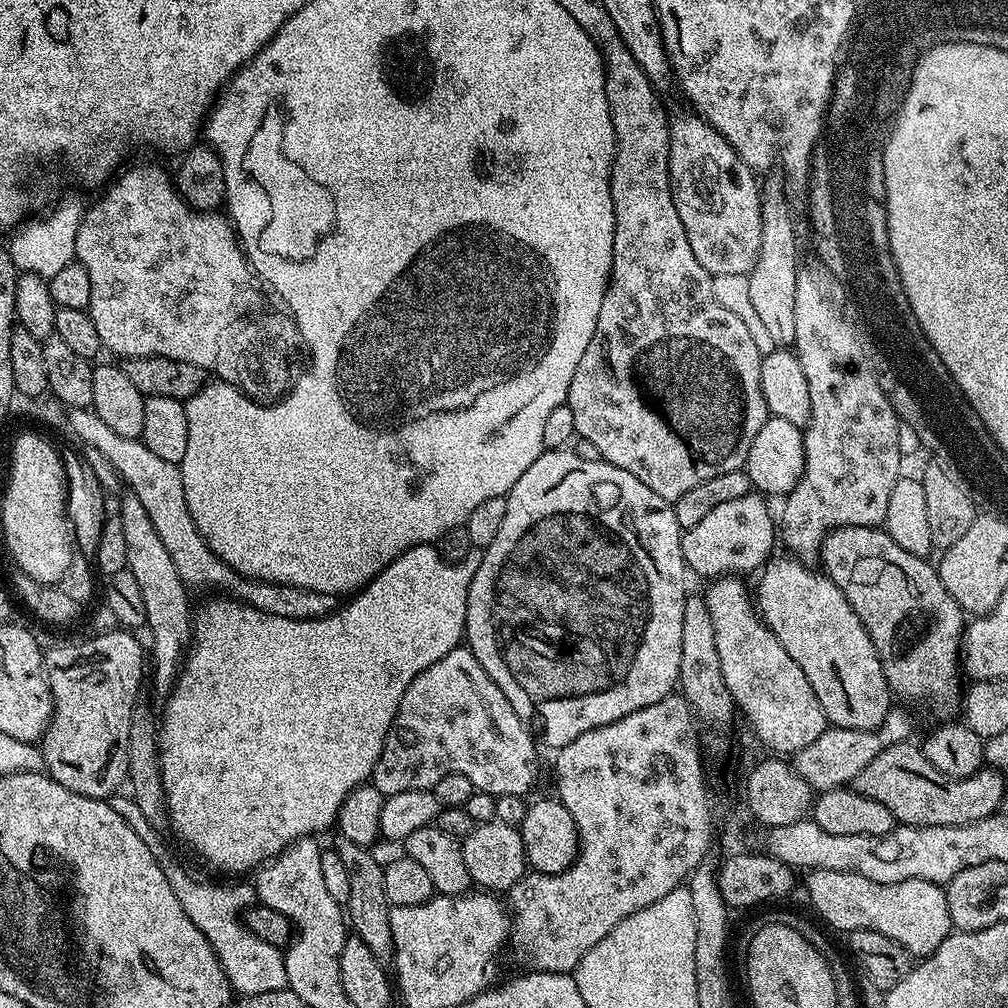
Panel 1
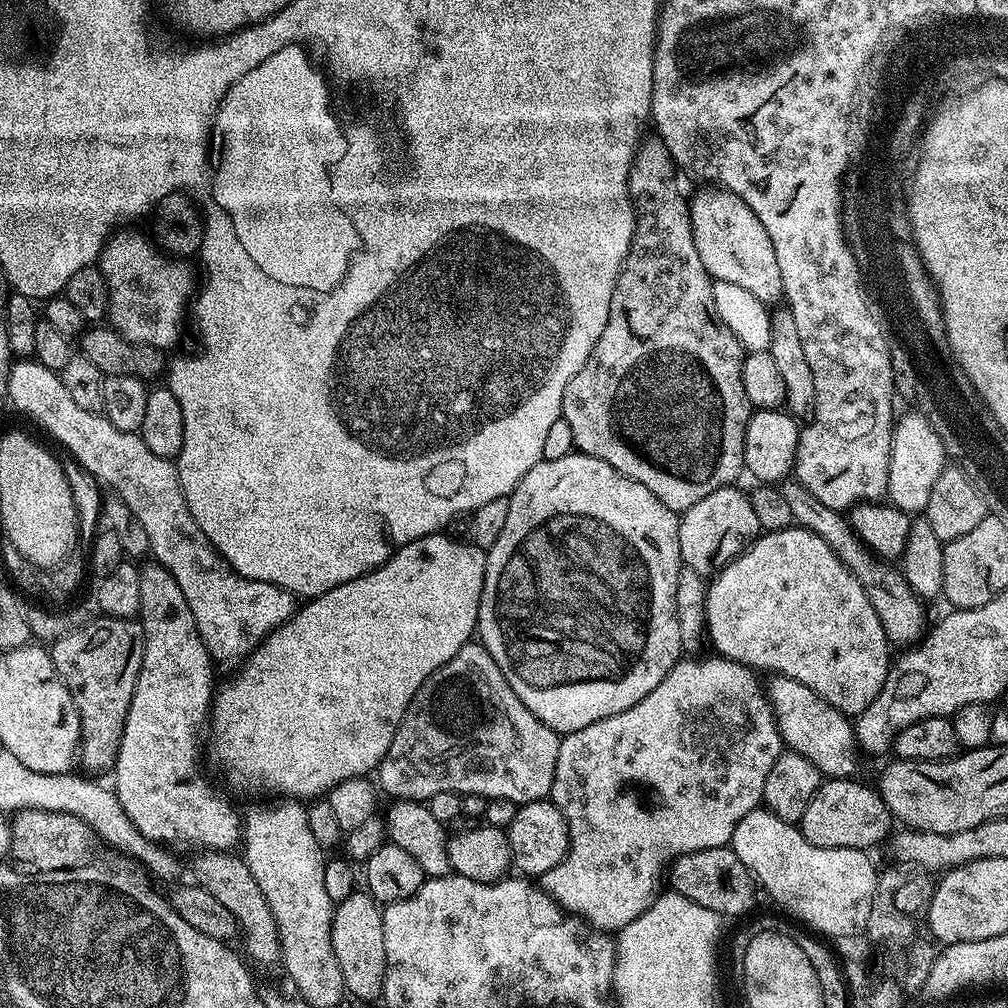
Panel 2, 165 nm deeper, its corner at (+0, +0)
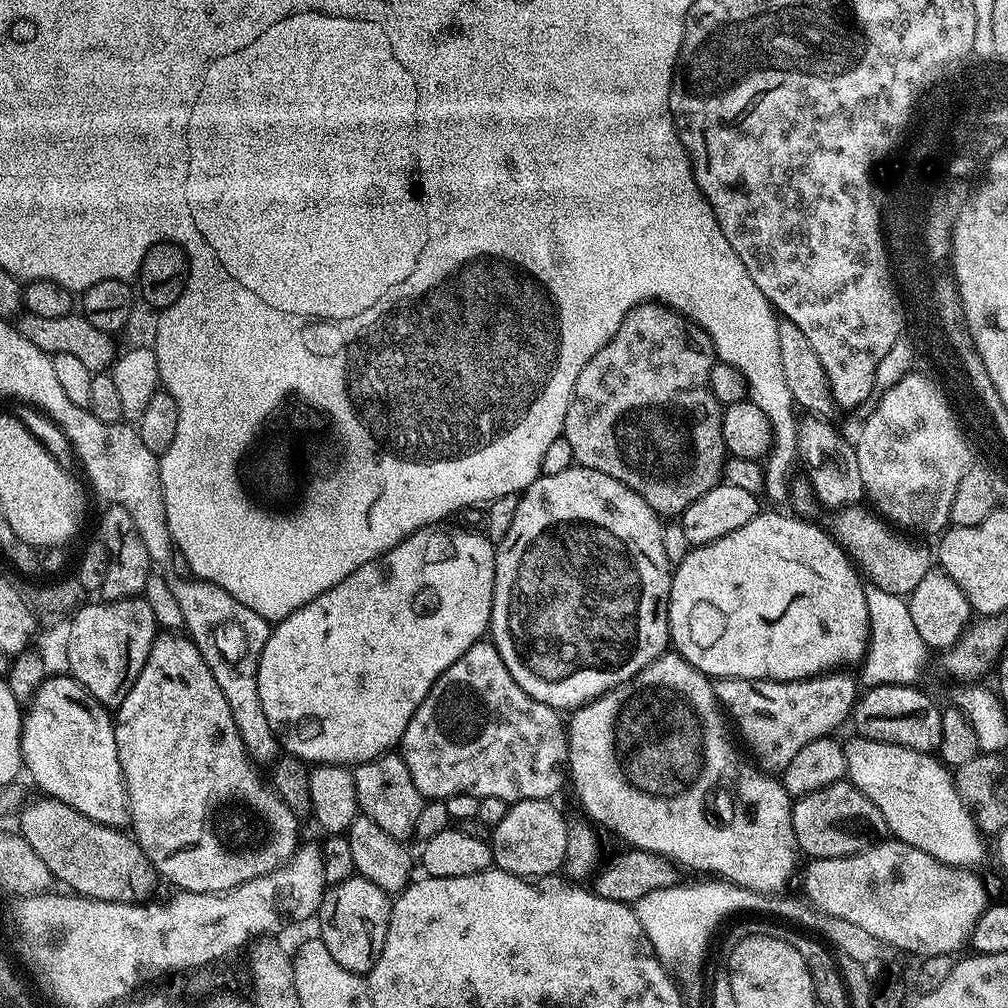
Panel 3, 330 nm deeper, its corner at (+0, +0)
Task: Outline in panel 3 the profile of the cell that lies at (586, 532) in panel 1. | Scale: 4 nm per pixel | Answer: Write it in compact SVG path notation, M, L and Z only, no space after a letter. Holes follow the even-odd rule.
M579 466L562 470L562 474L542 474L529 488L519 493L519 498L518 510L514 514L514 522L510 522L510 530L506 530L506 538L495 545L490 640L495 644L498 654L502 654L502 662L506 662L506 670L510 670L514 682L518 682L518 686L522 686L530 698L557 710L575 710L637 676L648 664L653 664L659 656L665 655L669 647L668 599L674 566L667 560L663 546L665 525L658 513L638 493L630 490L630 486L618 478L610 478L610 474Z

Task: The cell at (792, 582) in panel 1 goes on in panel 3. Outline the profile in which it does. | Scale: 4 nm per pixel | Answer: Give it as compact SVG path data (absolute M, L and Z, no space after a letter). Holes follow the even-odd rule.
M761 511L753 520L746 522L746 526L734 530L734 534L726 534L726 538L718 538L709 544L693 547L691 551L688 551L684 560L682 560L680 564L675 565L672 574L672 585L670 586L670 598L668 599L668 634L670 637L670 644L679 655L683 656L686 662L693 664L694 667L697 668L699 672L703 672L705 676L709 678L731 678L737 676L743 680L751 680L753 682L757 680L783 680L785 682L789 680L811 680L813 676L822 676L837 670L848 670L848 667L850 667L851 664L856 666L863 661L868 650L868 611L866 610L866 594L864 593L866 587L865 581L862 579L856 564L852 562L848 554L842 550L839 544L836 543L833 537L829 535L825 529L824 533L818 525L811 524L814 523L811 519L801 518L796 514L791 515L792 516L783 516L780 512Z

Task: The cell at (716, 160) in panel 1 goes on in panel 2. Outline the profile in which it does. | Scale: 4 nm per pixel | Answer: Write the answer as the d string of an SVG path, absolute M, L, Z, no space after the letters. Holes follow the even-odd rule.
M704 190L690 200L692 237L698 246L698 258L713 281L730 282L742 286L754 294L758 302L766 306L784 300L782 270L778 270L778 258L774 254L774 242L752 210L737 196L723 190ZM716 191L716 192L712 192Z

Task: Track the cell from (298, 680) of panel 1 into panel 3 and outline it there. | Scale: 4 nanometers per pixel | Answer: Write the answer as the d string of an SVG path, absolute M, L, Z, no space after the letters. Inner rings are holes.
M429 526L420 529L413 536L407 536L401 544L394 546L394 550L390 550L379 560L354 570L350 578L342 578L338 586L330 586L326 594L318 594L318 598L294 610L294 614L279 621L271 629L266 646L260 655L260 697L270 726L280 742L281 749L287 755L296 756L312 766L321 764L355 766L391 753L403 738L406 726L410 726L410 718L414 718L414 710L418 710L422 698L430 694L436 679L454 662L458 662L458 658L462 658L462 654L466 654L470 646L485 639L492 622L495 547L492 541L479 531L459 526L444 527L448 526Z

